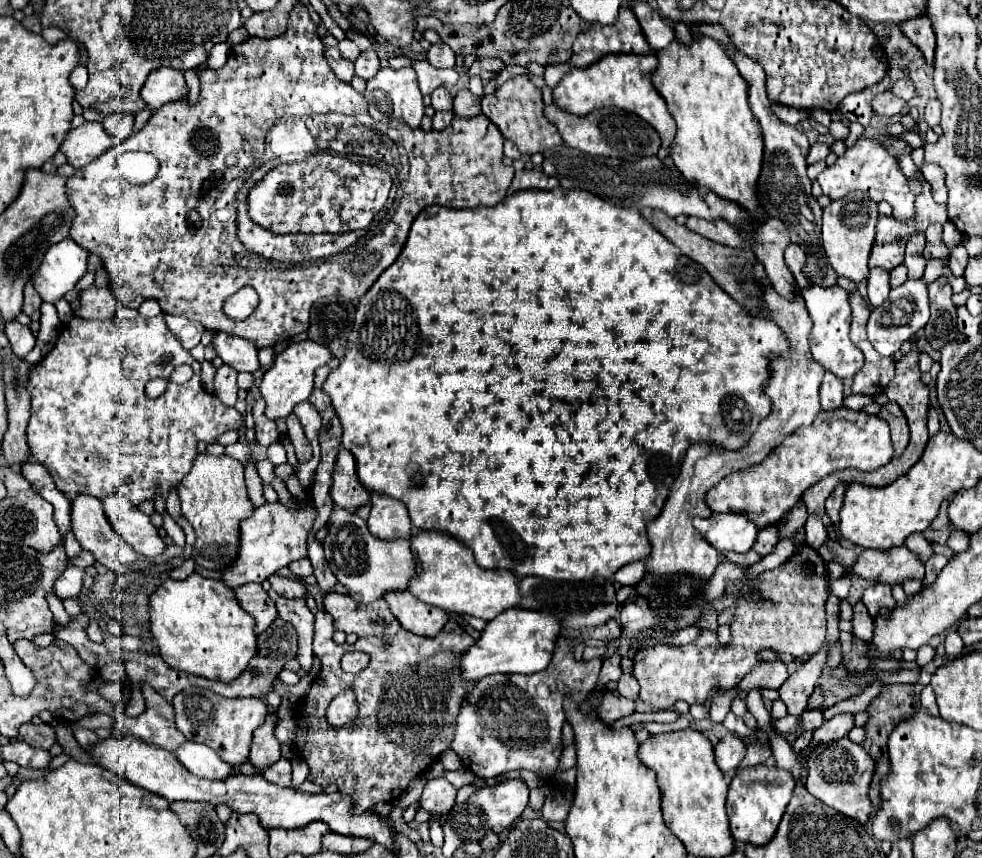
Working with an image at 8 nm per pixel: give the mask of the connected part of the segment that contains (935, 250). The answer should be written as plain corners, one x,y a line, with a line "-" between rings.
930,224
926,230
926,248
924,248
924,258
948,258
948,248
942,242
942,224

